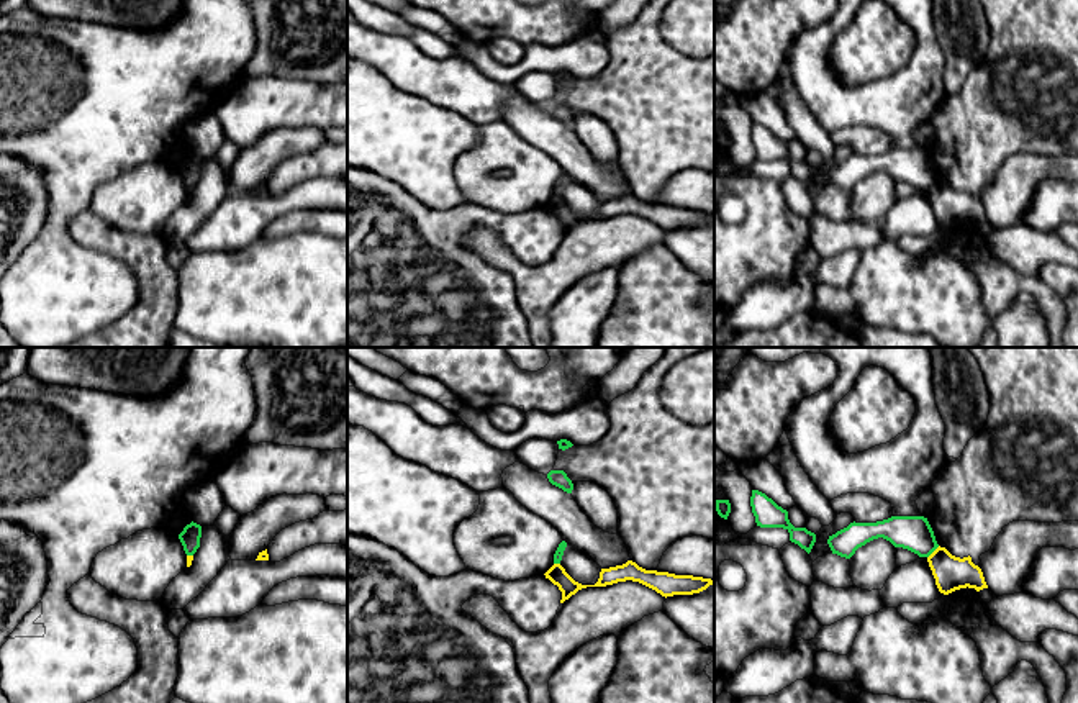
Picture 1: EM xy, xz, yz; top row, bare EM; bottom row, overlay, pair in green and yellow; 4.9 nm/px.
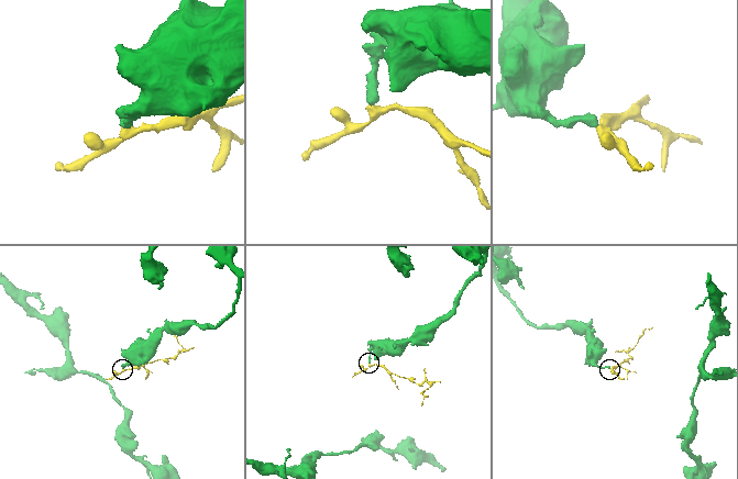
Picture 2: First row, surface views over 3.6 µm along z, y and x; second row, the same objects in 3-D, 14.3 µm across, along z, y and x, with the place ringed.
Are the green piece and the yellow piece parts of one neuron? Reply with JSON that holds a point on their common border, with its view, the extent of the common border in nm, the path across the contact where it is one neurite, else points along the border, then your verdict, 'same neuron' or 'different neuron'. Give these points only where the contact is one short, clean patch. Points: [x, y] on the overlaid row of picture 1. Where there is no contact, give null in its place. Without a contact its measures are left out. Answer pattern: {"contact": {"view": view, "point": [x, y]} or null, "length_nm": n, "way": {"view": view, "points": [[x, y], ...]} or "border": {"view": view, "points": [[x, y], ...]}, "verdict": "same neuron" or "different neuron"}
{"contact": {"view": "yz", "point": [933, 551]}, "length_nm": 90, "border": {"view": "yz", "points": [[939, 546], [928, 557]]}, "verdict": "different neuron"}

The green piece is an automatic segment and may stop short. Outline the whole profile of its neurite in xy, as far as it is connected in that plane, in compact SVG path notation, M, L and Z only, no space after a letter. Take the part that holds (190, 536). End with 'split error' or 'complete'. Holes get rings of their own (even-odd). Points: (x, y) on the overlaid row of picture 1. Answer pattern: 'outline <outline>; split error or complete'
outline M193 521L187 524L183 531L179 534L179 539L187 556L193 556L197 552L197 549L200 547L200 537L202 526Z; complete

